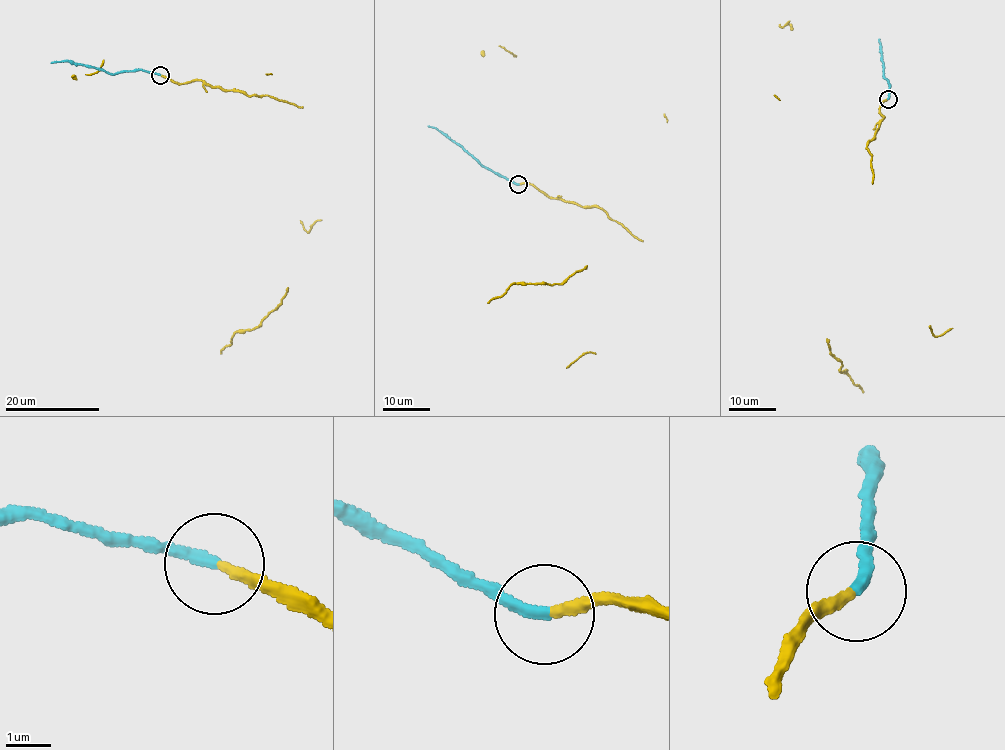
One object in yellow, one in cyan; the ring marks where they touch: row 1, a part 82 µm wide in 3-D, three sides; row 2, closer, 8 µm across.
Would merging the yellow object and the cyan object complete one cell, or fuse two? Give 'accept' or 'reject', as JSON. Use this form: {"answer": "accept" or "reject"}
{"answer": "reject"}

